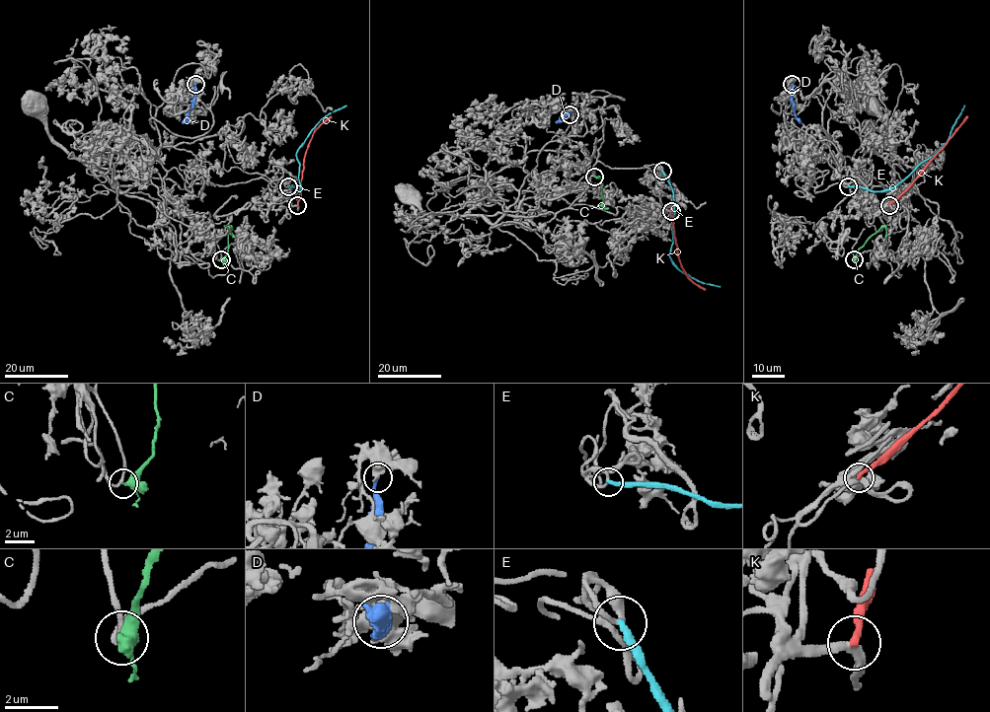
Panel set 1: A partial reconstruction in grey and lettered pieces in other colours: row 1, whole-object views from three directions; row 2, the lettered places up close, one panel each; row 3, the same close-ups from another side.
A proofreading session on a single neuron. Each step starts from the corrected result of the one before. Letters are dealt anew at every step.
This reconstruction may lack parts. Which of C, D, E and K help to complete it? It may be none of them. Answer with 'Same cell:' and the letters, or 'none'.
Same cell: none

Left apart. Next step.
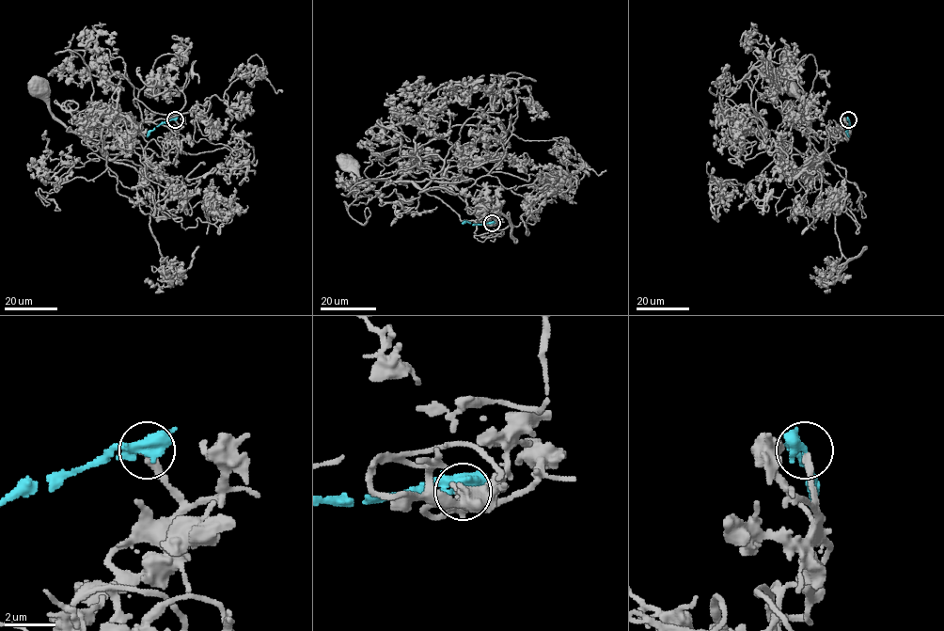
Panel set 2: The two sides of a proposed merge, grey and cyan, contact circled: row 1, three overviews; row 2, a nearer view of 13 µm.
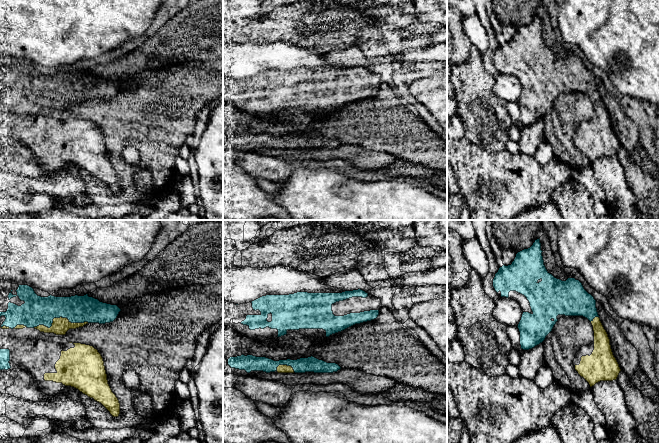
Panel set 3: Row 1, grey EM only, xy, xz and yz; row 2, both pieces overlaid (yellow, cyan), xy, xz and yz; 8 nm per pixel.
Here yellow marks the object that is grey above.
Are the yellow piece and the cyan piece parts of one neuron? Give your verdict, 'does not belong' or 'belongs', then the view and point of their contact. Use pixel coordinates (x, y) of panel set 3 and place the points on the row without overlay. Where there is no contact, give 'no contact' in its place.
belongs; meets yellow in xy at (58, 94)

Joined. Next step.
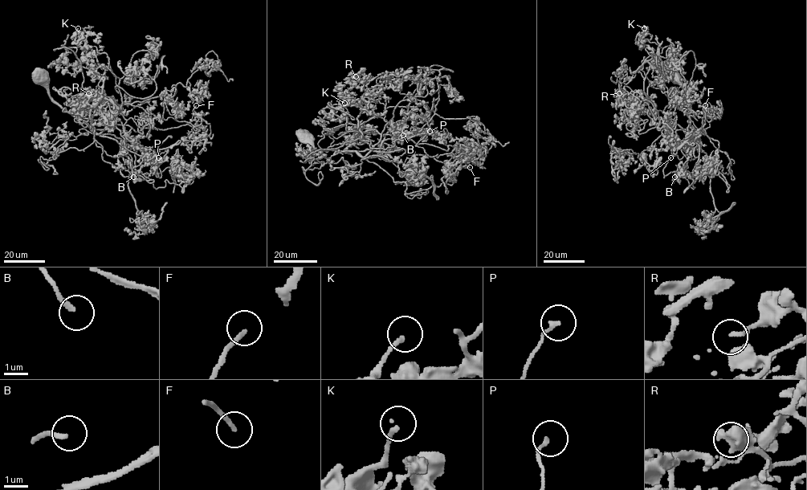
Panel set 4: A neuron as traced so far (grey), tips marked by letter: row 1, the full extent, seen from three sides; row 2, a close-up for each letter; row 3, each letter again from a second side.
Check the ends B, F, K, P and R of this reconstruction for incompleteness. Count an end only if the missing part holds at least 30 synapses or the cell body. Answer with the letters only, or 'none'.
B, F

